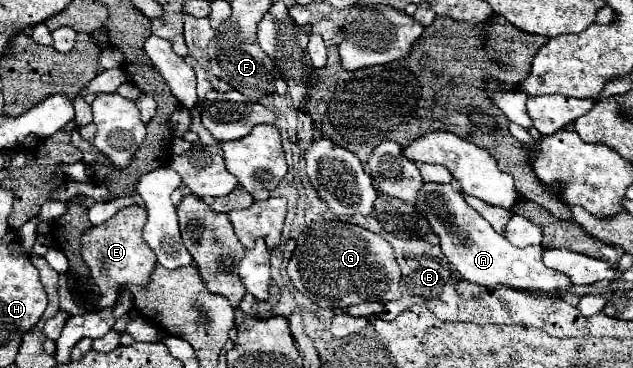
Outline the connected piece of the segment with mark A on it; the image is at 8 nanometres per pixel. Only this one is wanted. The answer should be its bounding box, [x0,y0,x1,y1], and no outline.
[416,183,572,291]

